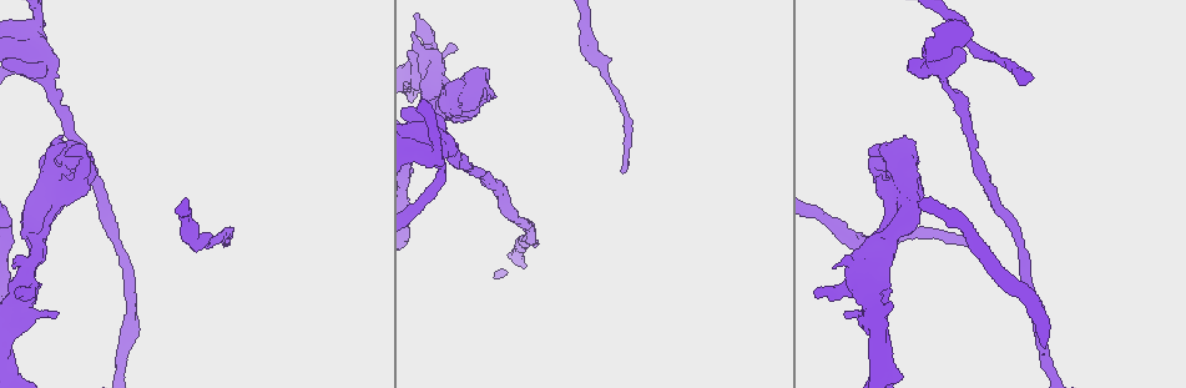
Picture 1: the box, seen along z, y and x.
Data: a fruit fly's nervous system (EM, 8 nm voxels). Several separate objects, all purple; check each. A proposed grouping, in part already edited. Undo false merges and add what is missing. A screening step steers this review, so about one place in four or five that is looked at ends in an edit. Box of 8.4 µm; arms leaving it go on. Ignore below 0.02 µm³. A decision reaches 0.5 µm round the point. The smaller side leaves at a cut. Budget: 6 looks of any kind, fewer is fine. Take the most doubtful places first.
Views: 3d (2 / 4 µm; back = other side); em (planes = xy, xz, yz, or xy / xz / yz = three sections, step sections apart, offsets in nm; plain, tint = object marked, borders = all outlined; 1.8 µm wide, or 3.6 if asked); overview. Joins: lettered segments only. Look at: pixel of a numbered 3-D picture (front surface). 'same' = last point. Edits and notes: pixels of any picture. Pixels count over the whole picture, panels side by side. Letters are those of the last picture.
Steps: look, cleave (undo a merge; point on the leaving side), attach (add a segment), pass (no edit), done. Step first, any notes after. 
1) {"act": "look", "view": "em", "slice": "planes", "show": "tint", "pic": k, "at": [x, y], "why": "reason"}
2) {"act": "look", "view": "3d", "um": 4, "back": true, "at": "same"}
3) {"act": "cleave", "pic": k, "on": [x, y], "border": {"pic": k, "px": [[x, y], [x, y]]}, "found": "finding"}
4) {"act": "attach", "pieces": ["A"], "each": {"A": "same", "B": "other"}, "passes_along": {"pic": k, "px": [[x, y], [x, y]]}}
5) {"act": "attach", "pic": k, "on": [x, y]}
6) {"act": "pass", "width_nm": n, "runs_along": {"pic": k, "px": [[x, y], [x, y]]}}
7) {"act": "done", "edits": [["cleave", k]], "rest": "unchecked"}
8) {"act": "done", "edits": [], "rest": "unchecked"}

{"act": "look", "view": "em", "slice": "planes", "show": "borders", "pic": 1, "at": [38, 43]}

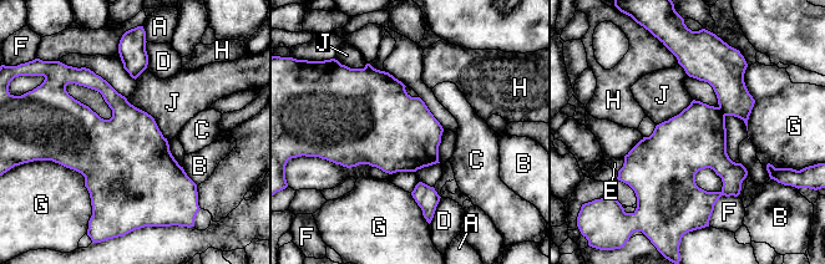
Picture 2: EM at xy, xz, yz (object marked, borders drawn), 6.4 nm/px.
{"act": "cleave", "pic": 2, "on": [724, 72], "each": {"A": "other", "B": "other", "C": "other", "D": "other", "E": "other", "F": "other", "G": "other", "H": "other", "J": "other"}, "border": {"pic": 2, "px": [[719, 106], [725, 115]]}, "found": "two cells meet here"}

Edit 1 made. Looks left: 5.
{"act": "look", "view": "overview", "why": "redraw"}

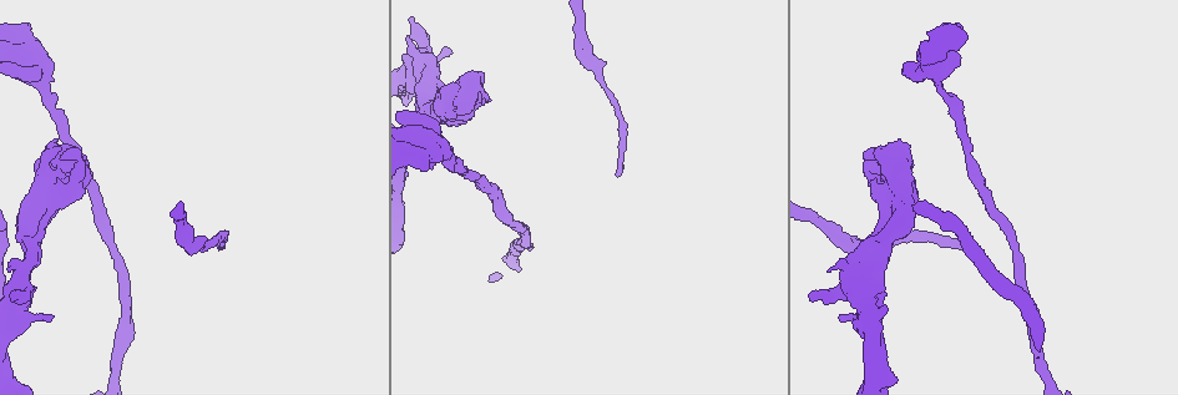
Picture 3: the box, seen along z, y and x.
{"act": "look", "view": "em", "slice": "xy", "step": 8, "show": "tint", "pic": 3, "at": [488, 97], "why": "an open end"}

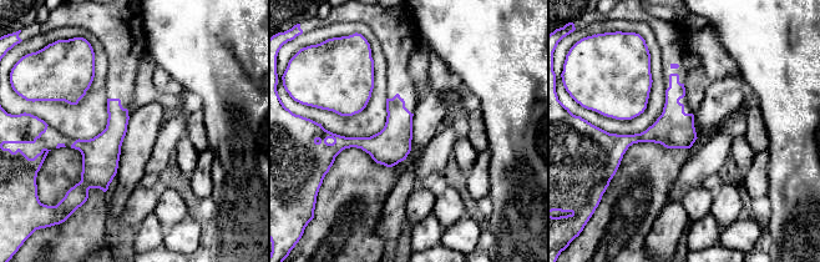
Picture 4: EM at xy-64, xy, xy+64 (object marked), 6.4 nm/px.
{"act": "look", "view": "em", "slice": "planes", "show": "borders", "at": "same", "why": "cut it another way"}

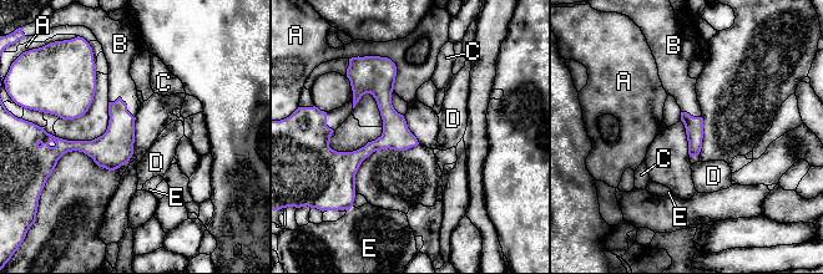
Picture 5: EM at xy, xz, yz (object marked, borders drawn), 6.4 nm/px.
{"act": "attach", "pieces": ["B"], "each": {"A": "other", "B": "same", "C": "other", "D": "other", "E": "other"}, "found": "the cell continues"}

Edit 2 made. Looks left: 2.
{"act": "look", "view": "overview", "why": "redraw"}

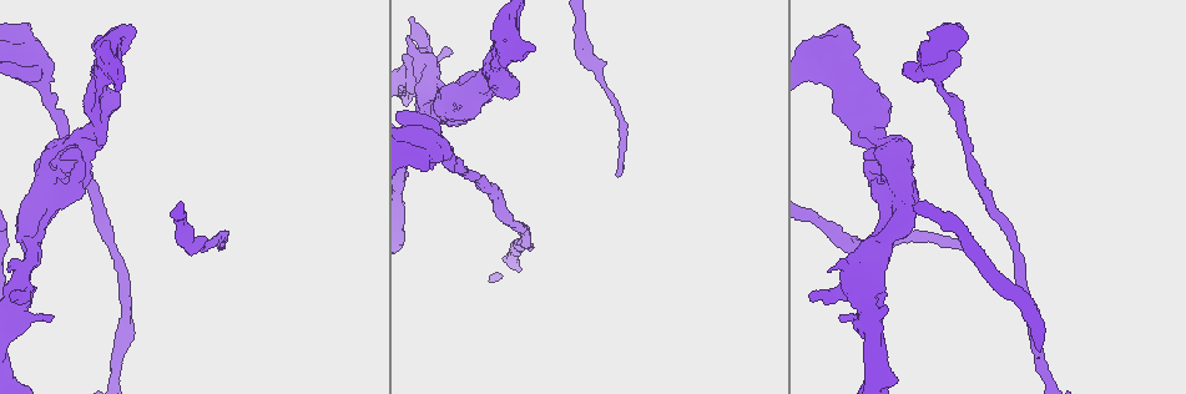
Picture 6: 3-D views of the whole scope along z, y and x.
{"act": "look", "view": "em", "slice": "planes", "show": "borders", "pic": 6, "at": [220, 246], "why": "tapers out"}

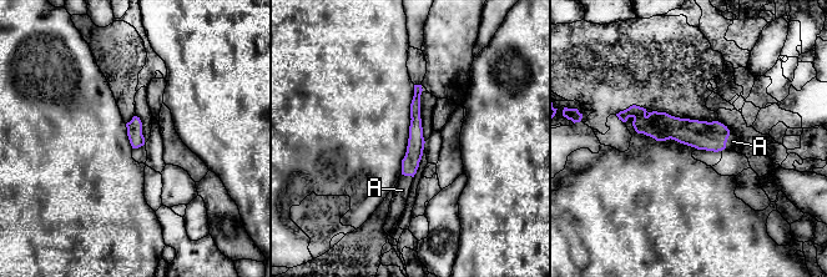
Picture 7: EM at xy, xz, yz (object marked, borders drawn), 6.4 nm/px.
{"act": "attach", "pieces": ["A"], "width_nm": 100, "each": {"A": "same"}, "passes_along": {"pic": 7, "px": [[711, 136], [726, 141], [732, 141]]}, "found": "it goes on there"}

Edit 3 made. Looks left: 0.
{"act": "done", "edits": [["cleave", 2], ["attach", 5], ["attach", 7]], "rest": "unchecked"}

